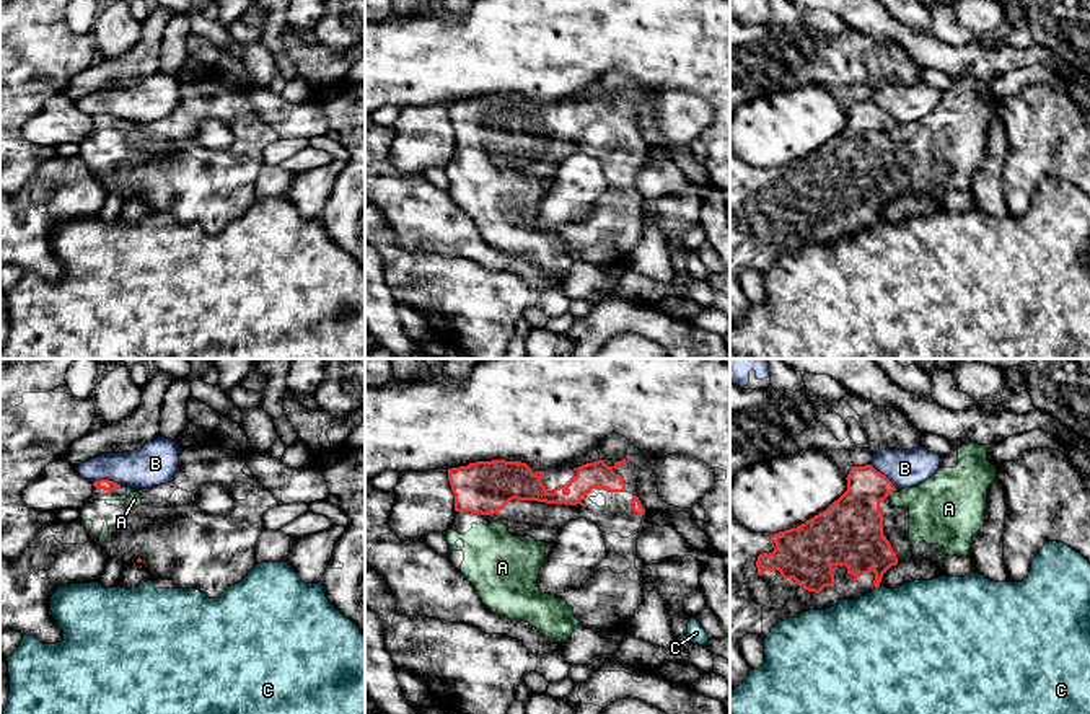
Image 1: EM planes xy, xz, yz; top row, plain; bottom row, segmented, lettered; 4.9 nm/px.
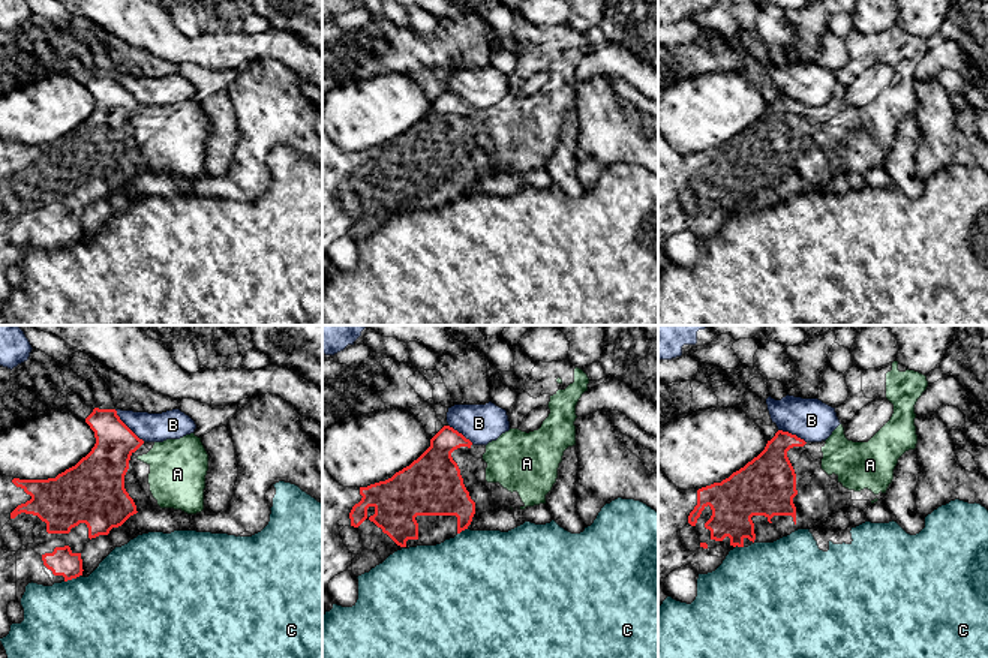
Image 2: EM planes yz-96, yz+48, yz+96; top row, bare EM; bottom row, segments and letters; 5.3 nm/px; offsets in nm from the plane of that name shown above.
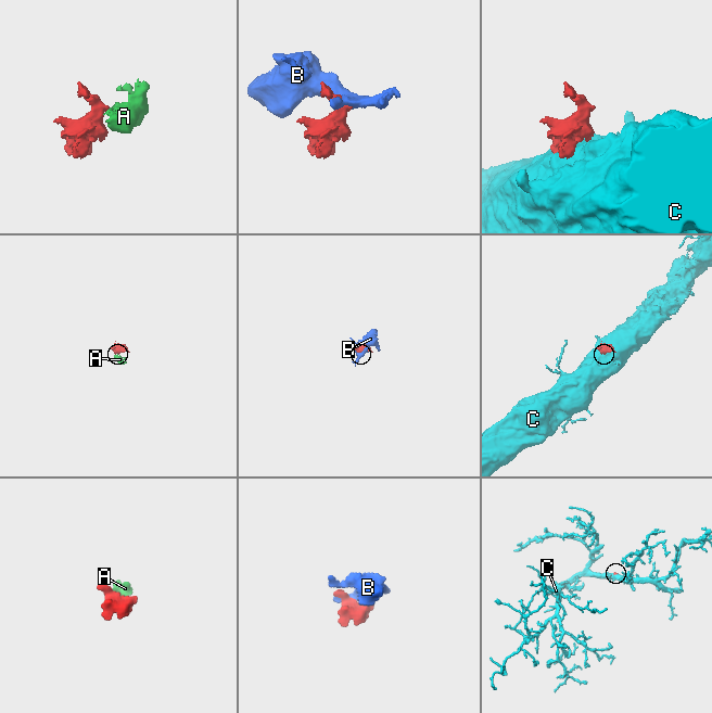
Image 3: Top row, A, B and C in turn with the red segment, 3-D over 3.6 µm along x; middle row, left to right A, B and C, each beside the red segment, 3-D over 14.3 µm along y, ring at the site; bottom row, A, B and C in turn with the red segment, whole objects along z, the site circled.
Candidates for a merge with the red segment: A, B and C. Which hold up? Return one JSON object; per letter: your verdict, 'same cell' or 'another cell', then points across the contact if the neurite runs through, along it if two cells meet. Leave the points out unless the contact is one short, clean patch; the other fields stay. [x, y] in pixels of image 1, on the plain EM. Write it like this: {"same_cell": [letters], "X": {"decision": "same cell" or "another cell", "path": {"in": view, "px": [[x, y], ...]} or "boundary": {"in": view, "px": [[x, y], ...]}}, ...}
{"same_cell": ["A"], "A": {"decision": "same cell", "path": {"in": "yz", "px": [[852, 160], [882, 126], [890, 126], [898, 134], [937, 142]]}}, "B": {"decision": "another cell"}, "C": {"decision": "another cell"}}

